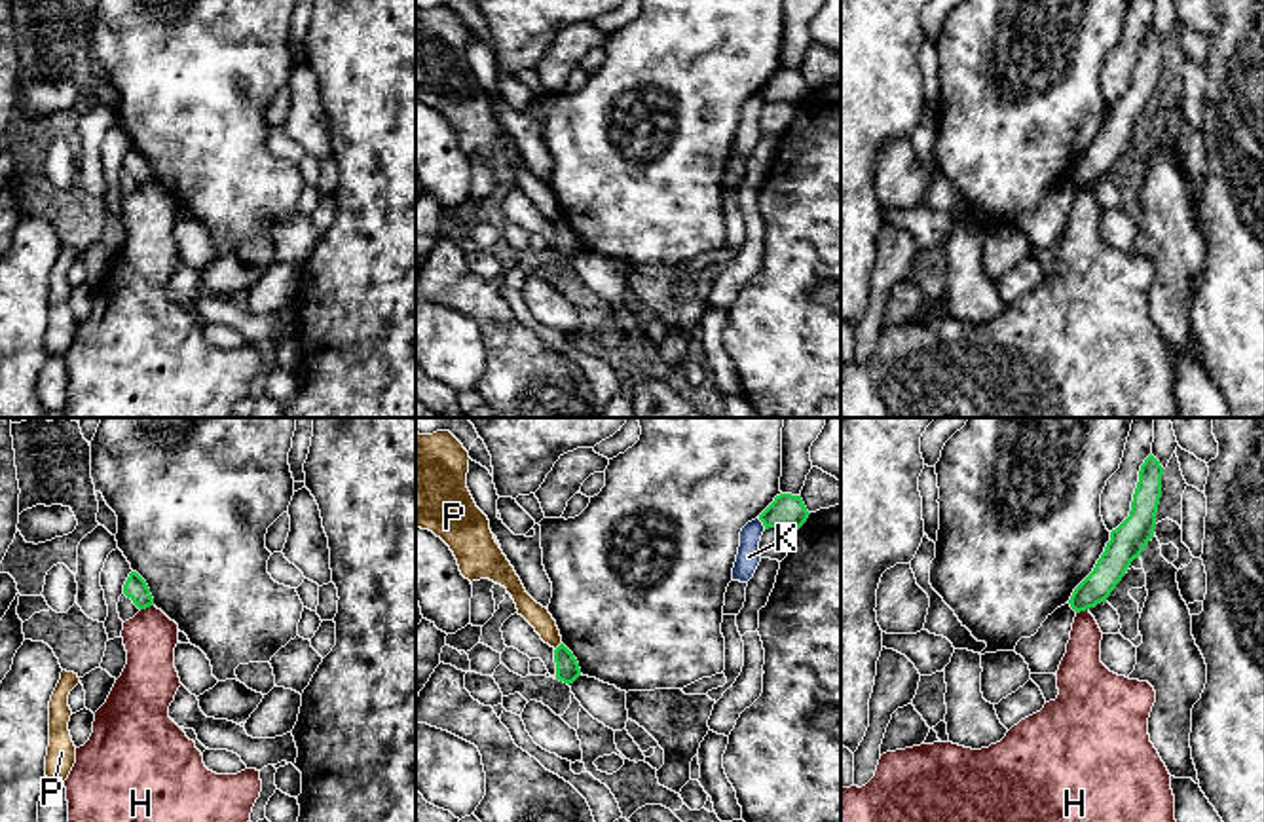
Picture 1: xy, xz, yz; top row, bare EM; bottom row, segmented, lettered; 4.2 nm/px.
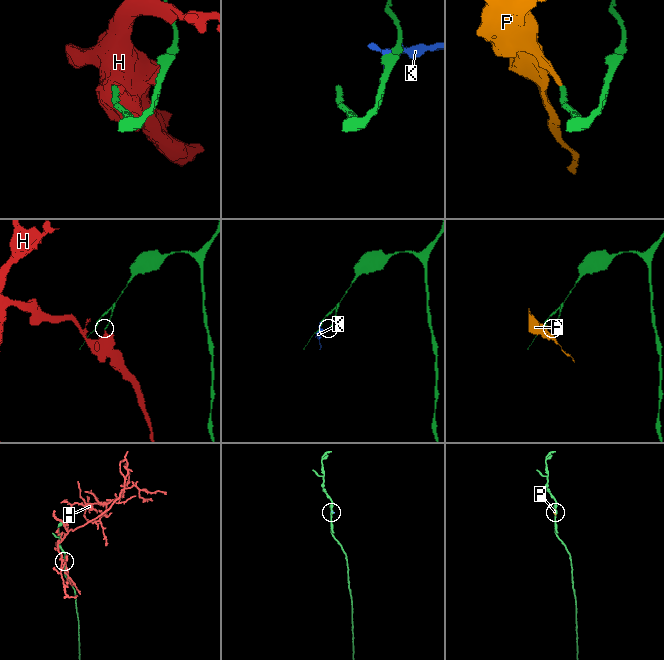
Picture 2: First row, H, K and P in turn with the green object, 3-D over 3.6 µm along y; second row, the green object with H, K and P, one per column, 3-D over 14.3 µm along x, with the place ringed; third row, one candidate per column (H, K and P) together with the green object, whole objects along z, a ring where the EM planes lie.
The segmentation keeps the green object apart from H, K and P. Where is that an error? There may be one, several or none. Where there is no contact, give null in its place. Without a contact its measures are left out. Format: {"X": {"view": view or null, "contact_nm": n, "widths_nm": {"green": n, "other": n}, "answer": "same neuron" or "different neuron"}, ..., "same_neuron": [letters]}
{"H": {"view": "xy", "contact_nm": 60, "widths_nm": {"green": 100, "other": 220}, "answer": "different neuron"}, "K": {"view": "xz", "contact_nm": 60, "widths_nm": {"green": 140, "other": 100}, "answer": "different neuron"}, "P": {"view": "xz", "contact_nm": 50, "widths_nm": {"green": 100, "other": 90}, "answer": "different neuron"}, "same_neuron": []}

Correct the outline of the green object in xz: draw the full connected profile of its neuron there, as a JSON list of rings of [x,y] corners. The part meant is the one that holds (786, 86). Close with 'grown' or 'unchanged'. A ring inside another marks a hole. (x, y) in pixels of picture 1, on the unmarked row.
[[[780,68],[774,76],[759,89],[765,104],[769,103],[791,103],[799,104],[807,93],[809,85],[801,70]]]; unchanged

